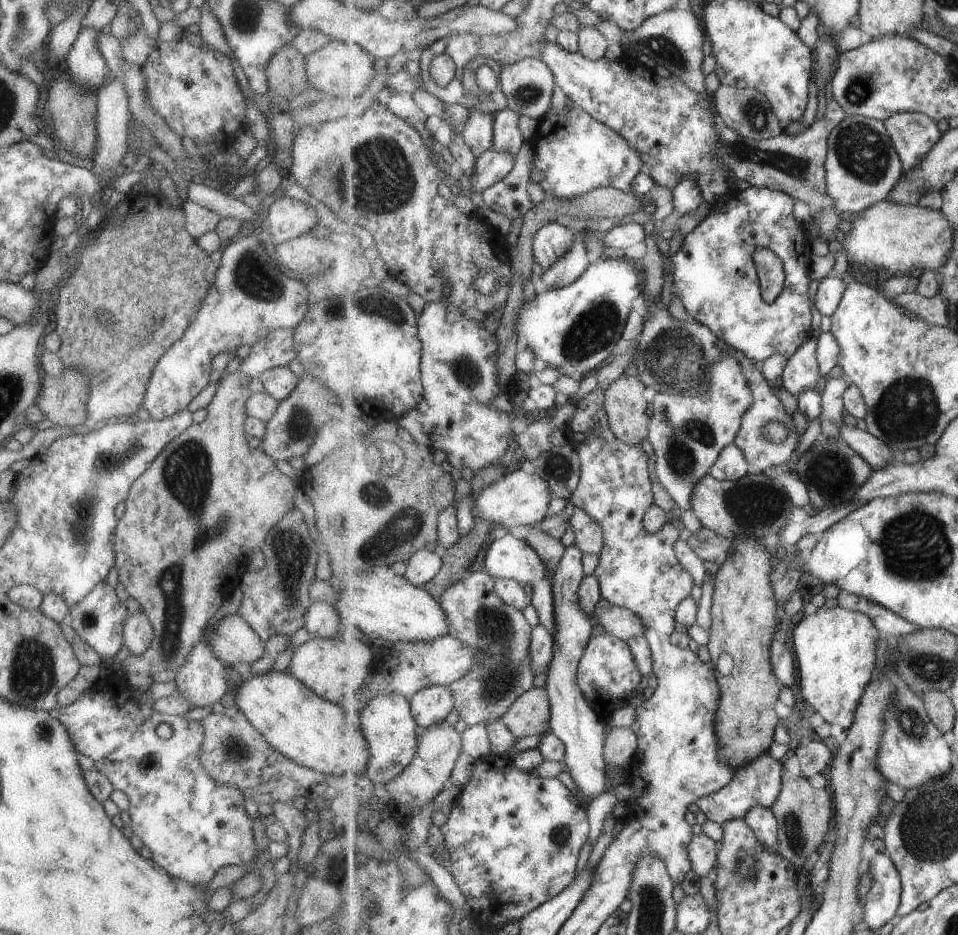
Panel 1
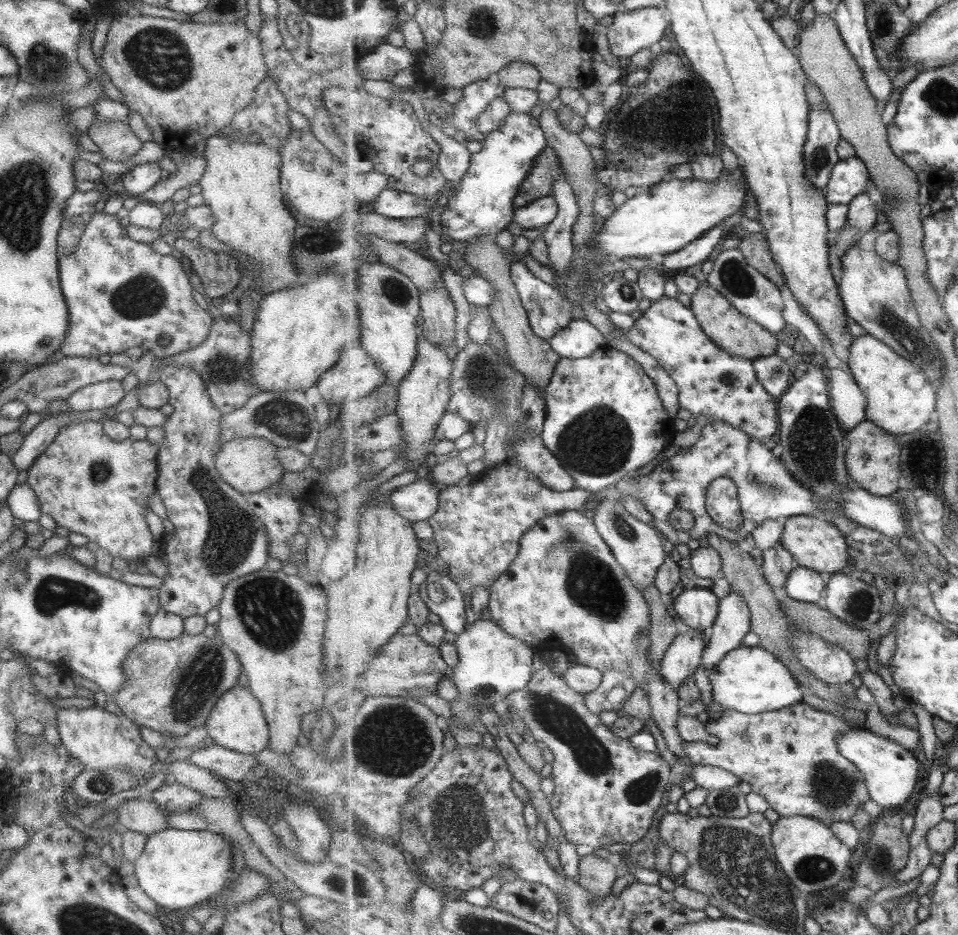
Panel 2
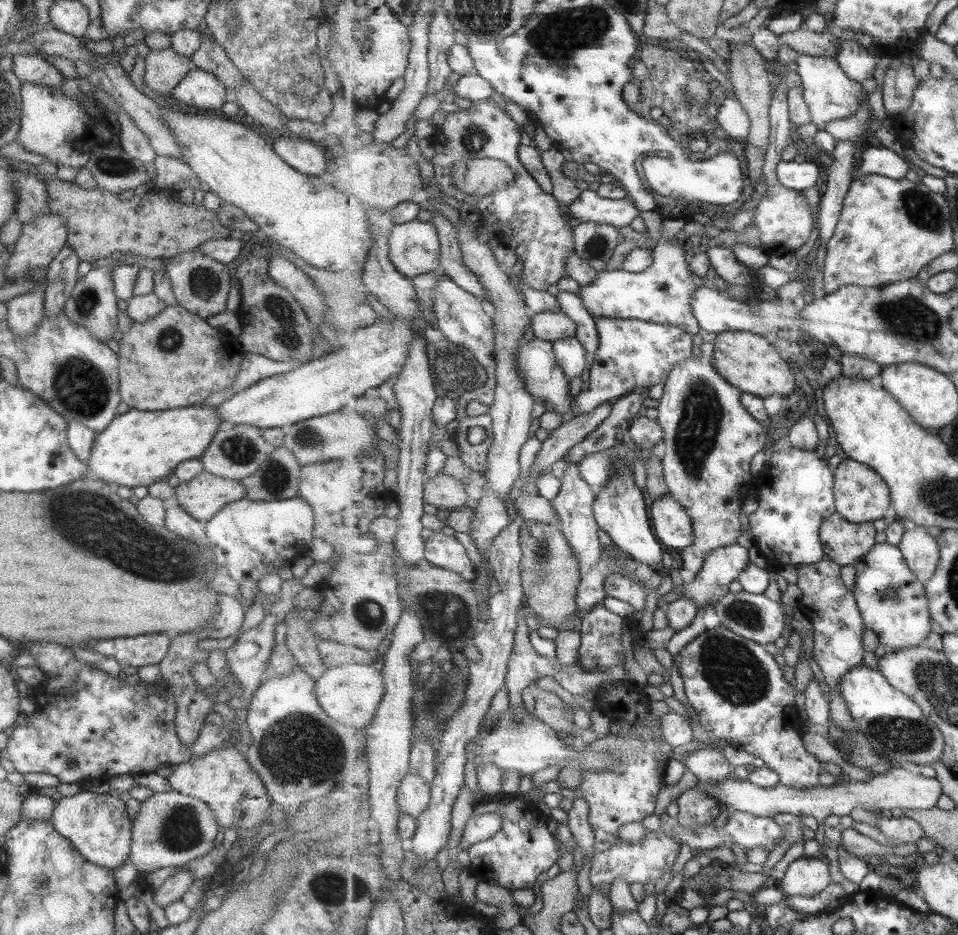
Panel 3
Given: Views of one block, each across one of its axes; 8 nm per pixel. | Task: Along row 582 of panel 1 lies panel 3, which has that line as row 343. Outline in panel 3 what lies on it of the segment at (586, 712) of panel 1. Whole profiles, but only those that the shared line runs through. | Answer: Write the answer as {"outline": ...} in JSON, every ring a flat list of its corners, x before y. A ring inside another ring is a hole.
{"outline":[[576,336,553,341,557,362,569,380,579,378,588,369,587,351]]}

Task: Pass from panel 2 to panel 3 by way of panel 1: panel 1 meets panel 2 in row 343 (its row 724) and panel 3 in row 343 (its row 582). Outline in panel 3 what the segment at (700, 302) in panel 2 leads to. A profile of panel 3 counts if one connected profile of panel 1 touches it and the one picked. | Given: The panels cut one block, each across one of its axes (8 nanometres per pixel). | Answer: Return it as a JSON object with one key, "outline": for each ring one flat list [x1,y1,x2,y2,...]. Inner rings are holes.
{"outline":[[728,330,719,333,714,340,714,349,711,362,715,368,733,386,739,387,743,393,755,394,759,397,789,396,795,392,795,374,791,372,786,359,781,358,779,349,767,338,759,333,742,330]]}

